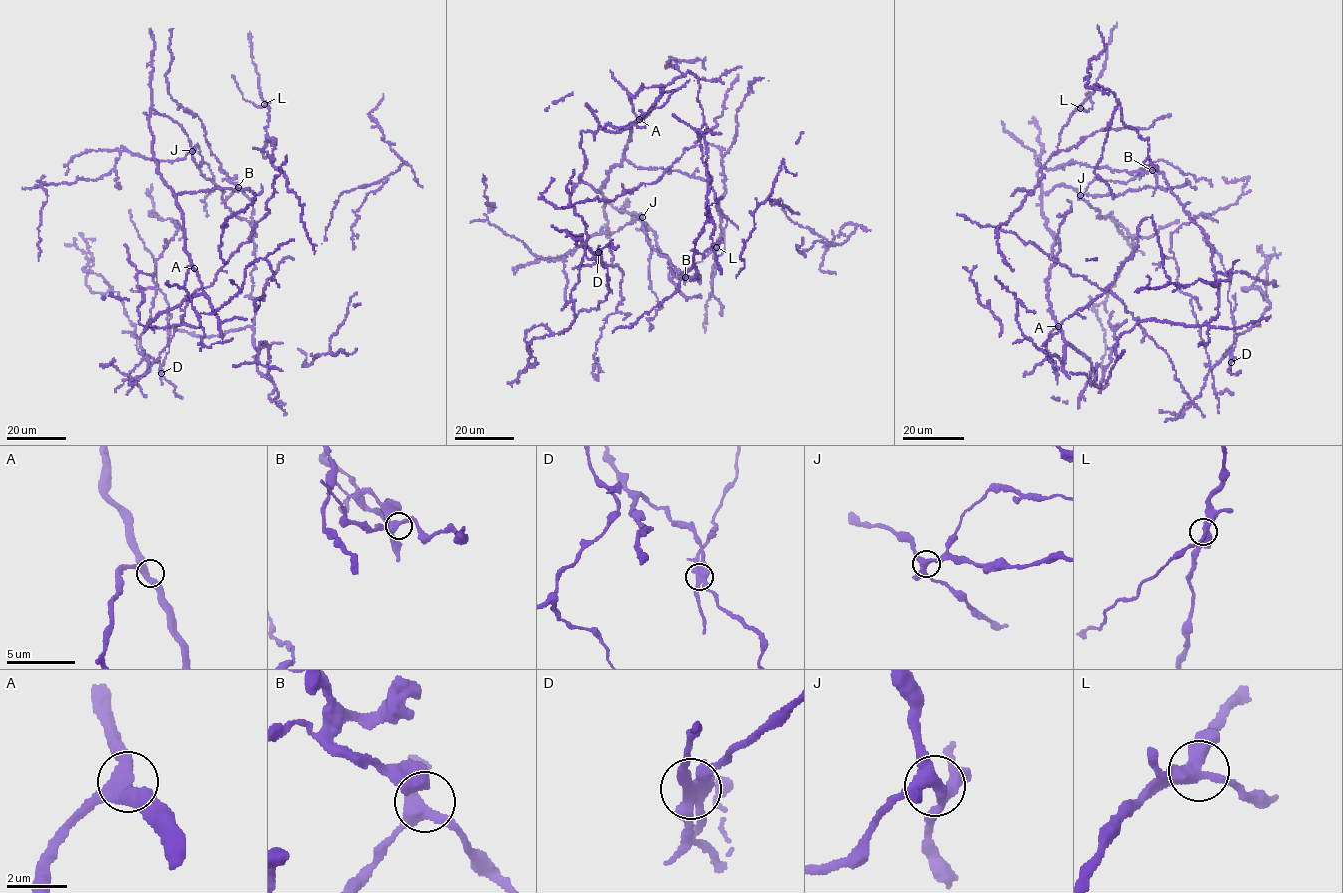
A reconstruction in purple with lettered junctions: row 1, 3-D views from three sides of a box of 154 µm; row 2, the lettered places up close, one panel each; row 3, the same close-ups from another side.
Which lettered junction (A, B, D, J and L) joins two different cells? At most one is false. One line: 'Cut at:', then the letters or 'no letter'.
Cut at: D

